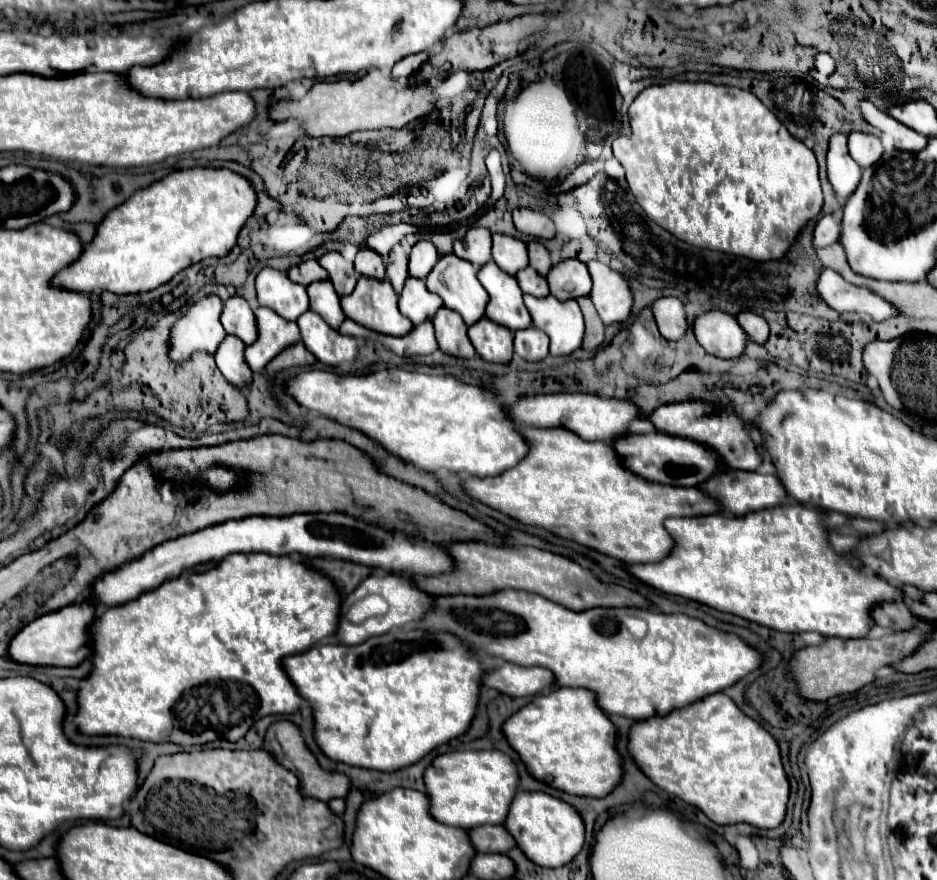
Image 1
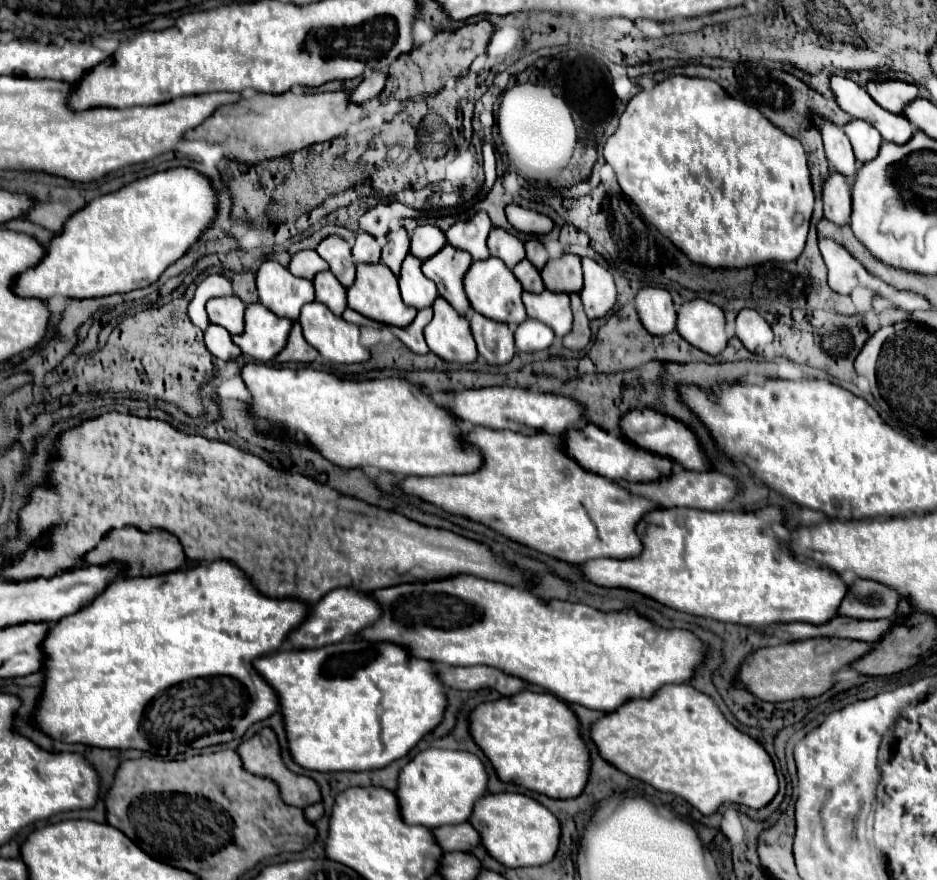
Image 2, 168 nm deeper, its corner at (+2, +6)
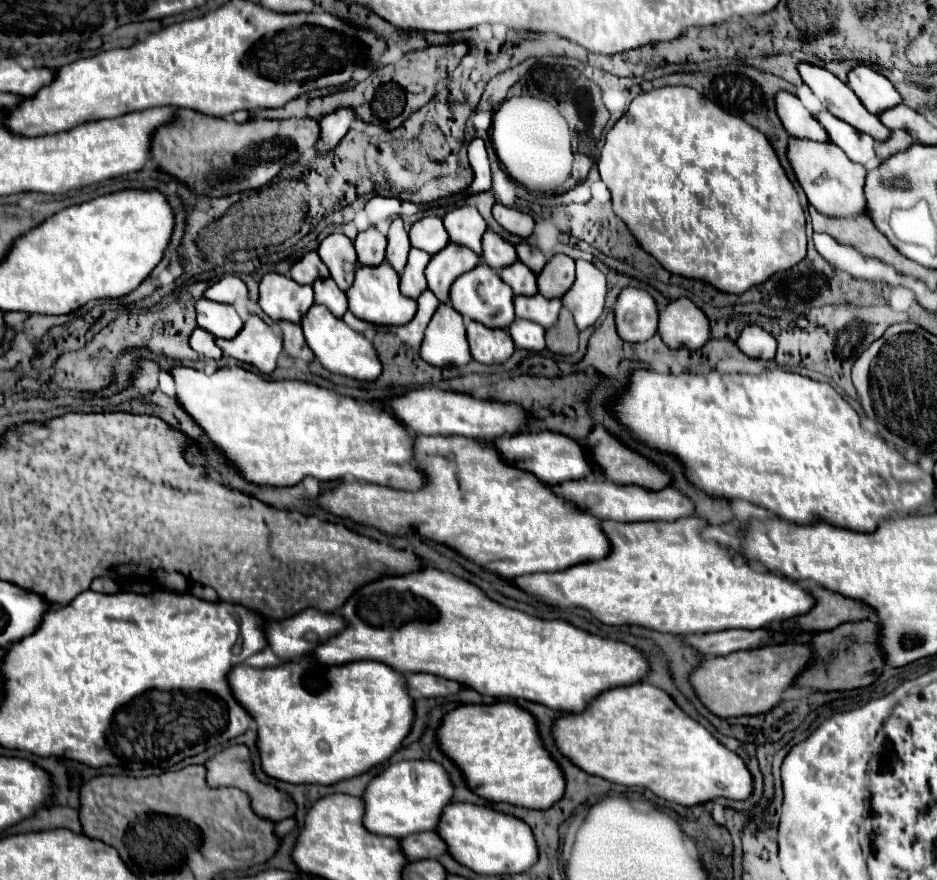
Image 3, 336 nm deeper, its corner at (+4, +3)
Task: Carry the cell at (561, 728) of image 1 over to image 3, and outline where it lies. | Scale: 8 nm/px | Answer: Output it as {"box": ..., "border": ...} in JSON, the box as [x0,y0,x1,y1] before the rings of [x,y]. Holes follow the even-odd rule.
{"box":[438,701,564,809],"border":[[[512,701],[456,707],[444,715],[438,743],[464,771],[470,789],[492,803],[506,801],[528,809],[548,809],[564,797],[564,771],[548,753],[536,717]]]}

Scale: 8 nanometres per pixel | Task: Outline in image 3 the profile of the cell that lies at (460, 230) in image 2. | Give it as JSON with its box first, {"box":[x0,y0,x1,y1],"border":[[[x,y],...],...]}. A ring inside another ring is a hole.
{"box":[444,205,488,257],"border":[[[466,205],[466,207],[452,209],[444,217],[444,227],[452,243],[460,243],[472,249],[478,257],[482,257],[482,235],[486,233],[488,225],[476,207]]]}

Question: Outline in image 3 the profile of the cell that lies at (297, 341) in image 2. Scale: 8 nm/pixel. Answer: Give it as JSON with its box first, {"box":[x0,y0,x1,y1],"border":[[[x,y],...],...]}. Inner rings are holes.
{"box":[280,321,314,363],"border":[[[282,321],[280,323],[282,335],[284,335],[284,351],[288,357],[292,359],[302,359],[306,363],[314,361],[312,349],[306,345],[304,335],[302,335],[302,327],[298,323],[290,323],[290,321]]]}

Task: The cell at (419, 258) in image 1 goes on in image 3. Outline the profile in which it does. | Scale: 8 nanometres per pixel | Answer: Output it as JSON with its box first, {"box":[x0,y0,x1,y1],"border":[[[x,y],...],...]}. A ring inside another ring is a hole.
{"box":[410,217,450,255],"border":[[[424,217],[410,227],[412,247],[422,249],[428,255],[436,255],[440,249],[444,249],[444,245],[448,241],[450,241],[448,233],[444,231],[442,219],[438,219],[438,217]]]}

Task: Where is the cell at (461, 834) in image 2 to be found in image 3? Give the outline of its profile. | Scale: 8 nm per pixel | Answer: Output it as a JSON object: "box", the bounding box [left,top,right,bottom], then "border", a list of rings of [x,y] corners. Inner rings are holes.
{"box":[402,833,448,861],"border":[[[416,833],[402,839],[402,847],[410,861],[416,859],[438,859],[440,855],[448,853],[448,845],[442,841],[440,835],[432,833]]]}

